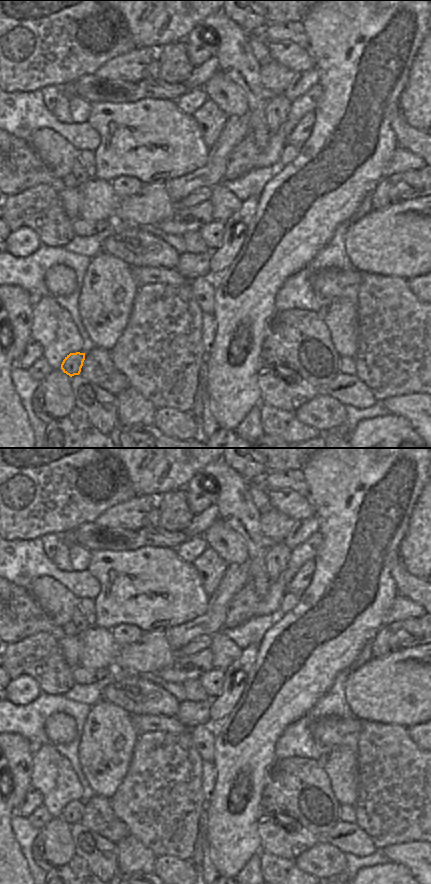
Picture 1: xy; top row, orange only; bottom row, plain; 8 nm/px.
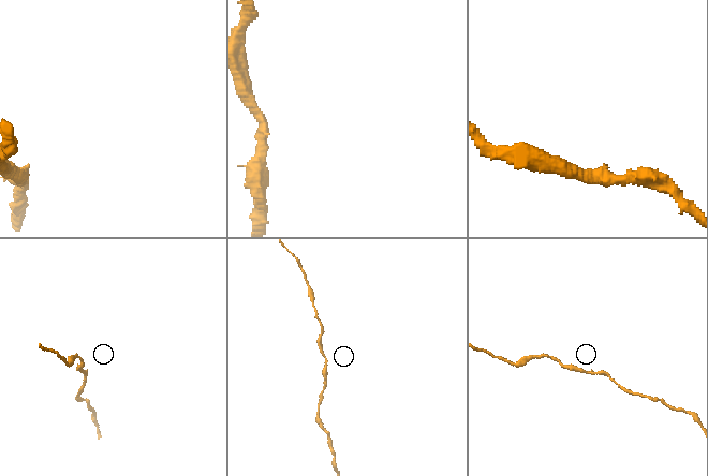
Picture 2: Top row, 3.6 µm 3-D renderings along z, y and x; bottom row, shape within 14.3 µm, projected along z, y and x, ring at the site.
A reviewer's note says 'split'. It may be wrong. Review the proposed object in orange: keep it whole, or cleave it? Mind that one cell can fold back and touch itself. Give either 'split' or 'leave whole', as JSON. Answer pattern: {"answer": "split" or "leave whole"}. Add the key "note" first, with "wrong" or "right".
{"note": "wrong", "answer": "leave whole"}

